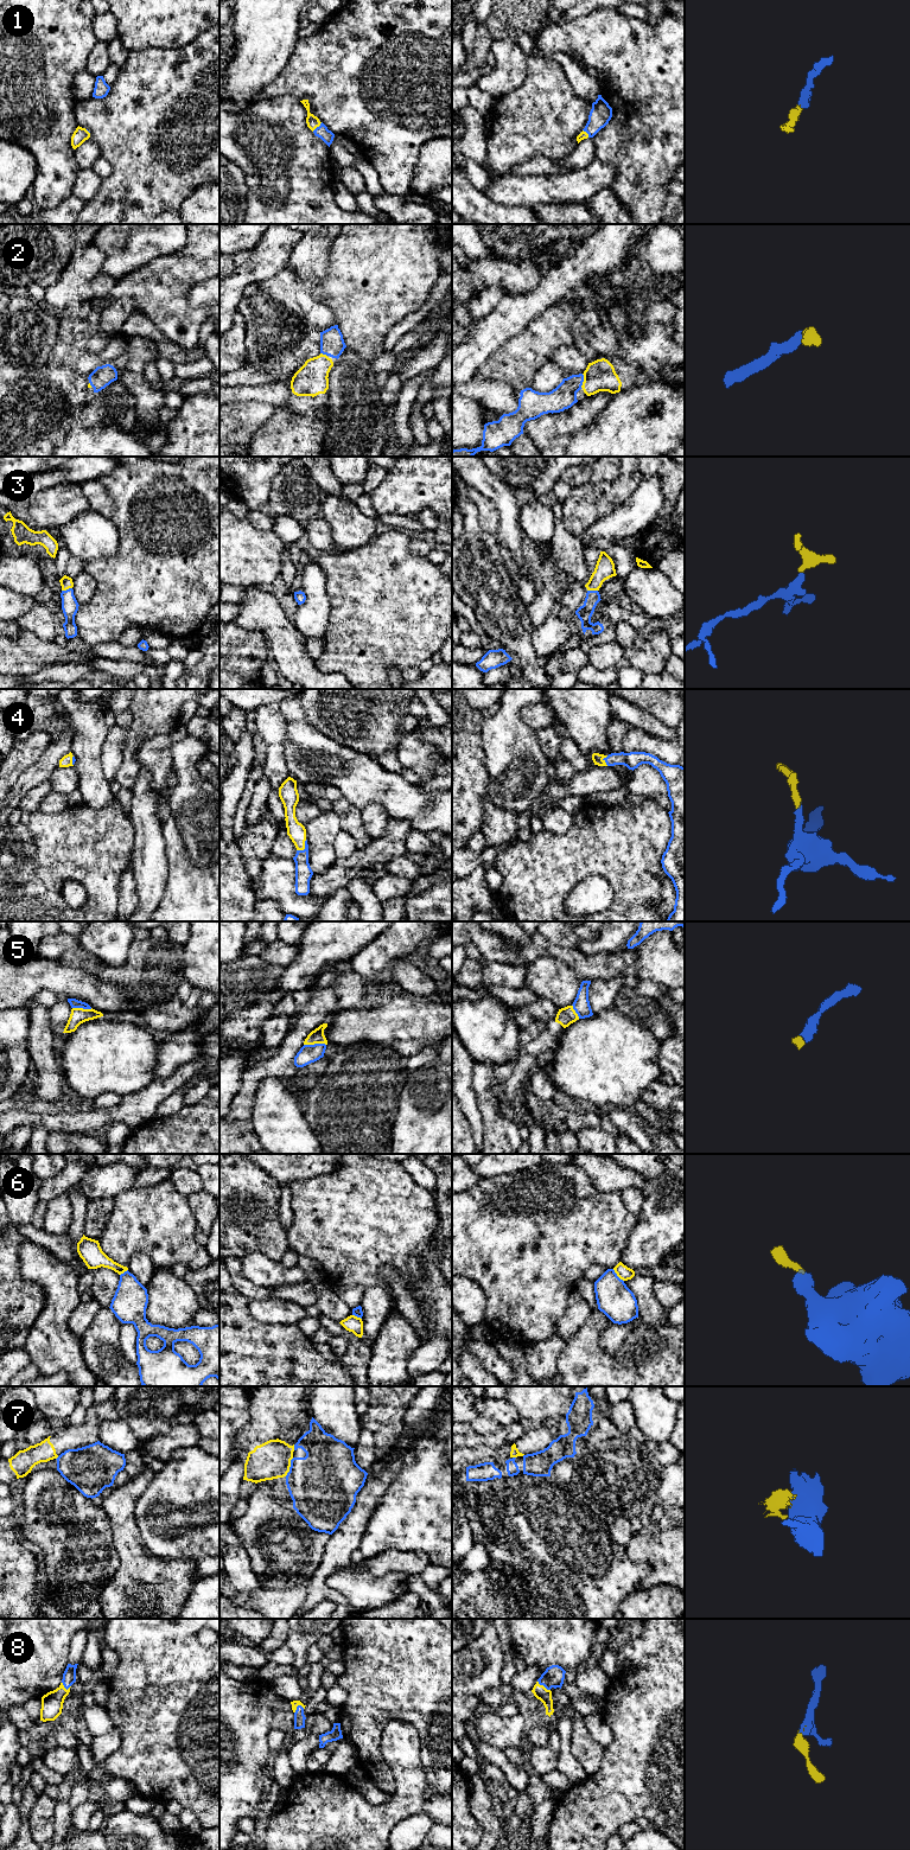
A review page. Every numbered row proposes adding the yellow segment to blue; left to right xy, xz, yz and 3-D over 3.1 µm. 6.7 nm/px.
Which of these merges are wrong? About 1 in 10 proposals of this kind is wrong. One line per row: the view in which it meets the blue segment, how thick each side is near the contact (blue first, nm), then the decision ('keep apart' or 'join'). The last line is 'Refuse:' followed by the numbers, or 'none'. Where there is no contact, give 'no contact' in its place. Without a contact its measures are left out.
1: meets blue in xz; 90 nm thick on the blue side, 90 nm on the other; join
2: meets blue in yz; 170 nm thick on the blue side, 200 nm on the other; join
3: meets blue in xy; 110 nm thick on the blue side, 80 nm on the other; join
4: meets blue in xz; 120 nm thick on the blue side, 120 nm on the other; join
5: meets blue in xz; 130 nm thick on the blue side, 100 nm on the other; join
6: meets blue in yz; 240 nm thick on the blue side, 90 nm on the other; keep apart
7: meets blue in xz; 460 nm thick on the blue side, 260 nm on the other; keep apart
8: meets blue in yz; 140 nm thick on the blue side, 90 nm on the other; join
Refuse: 6, 7

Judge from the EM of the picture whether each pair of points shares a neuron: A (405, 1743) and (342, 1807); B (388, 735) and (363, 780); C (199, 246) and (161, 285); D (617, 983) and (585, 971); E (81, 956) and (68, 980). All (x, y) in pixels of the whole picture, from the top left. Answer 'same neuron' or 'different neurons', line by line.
A: same neuron
B: different neurons
C: same neuron
D: different neurons
E: different neurons

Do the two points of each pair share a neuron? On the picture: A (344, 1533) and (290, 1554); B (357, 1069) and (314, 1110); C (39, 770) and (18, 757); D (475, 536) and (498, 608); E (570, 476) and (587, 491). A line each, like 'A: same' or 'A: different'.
A: different
B: same
C: different
D: same
E: different

